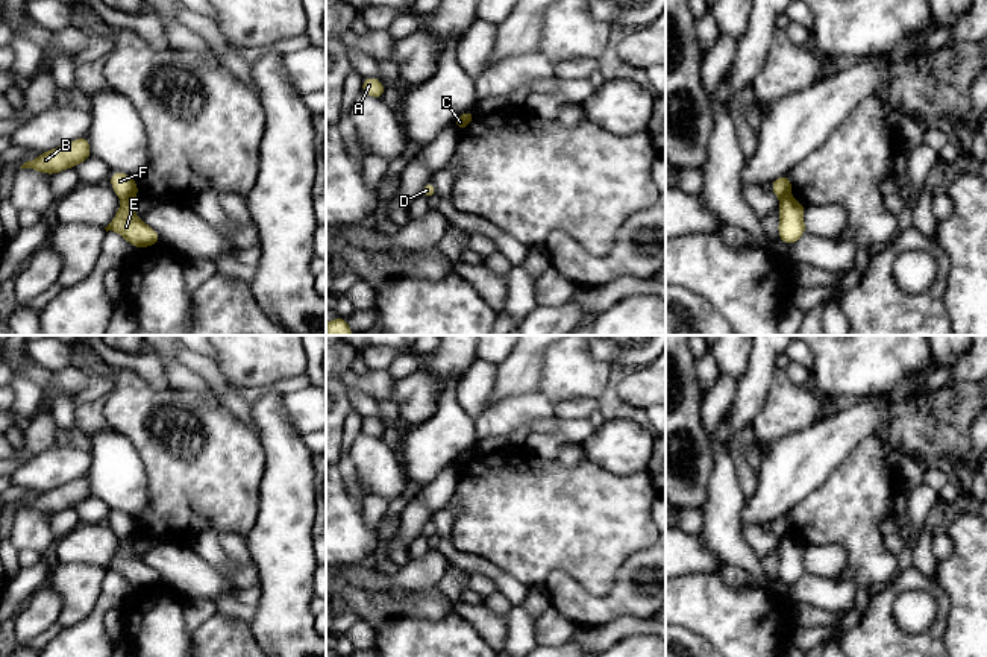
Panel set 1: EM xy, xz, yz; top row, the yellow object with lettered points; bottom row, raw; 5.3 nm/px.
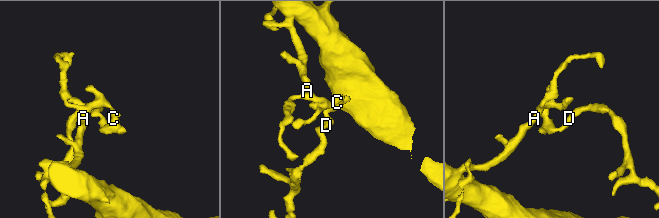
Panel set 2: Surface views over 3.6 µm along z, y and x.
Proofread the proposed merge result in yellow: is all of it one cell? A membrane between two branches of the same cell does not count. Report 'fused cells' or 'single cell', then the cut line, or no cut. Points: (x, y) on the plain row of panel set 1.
fused cells | xy (134, 536), (123, 539)

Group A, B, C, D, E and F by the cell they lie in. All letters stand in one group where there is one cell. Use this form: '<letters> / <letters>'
A B F / C D E

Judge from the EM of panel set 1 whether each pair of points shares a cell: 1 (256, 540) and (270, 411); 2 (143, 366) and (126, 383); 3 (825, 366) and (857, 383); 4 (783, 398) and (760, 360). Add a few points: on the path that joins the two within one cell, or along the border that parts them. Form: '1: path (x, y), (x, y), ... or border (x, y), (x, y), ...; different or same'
1: path (279, 509), (279, 443); same
2: border (123, 367), (137, 372), (155, 389), (169, 387); different
3: path (833, 366), (840, 366), (849, 375); same
4: border (777, 369), (766, 401), (758, 413); different

